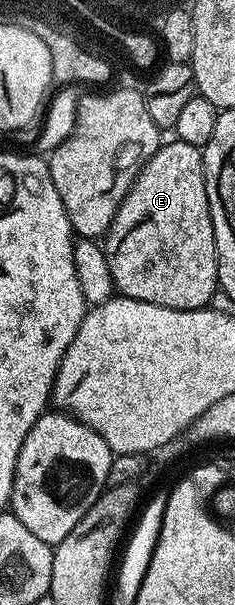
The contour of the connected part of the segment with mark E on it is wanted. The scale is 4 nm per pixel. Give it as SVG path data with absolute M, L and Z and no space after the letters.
M162 142L145 163L104 236L103 248L113 286L124 298L147 301L176 311L199 311L208 308L211 295L219 288L215 229L211 225L205 184L205 160L202 148L172 142Z

